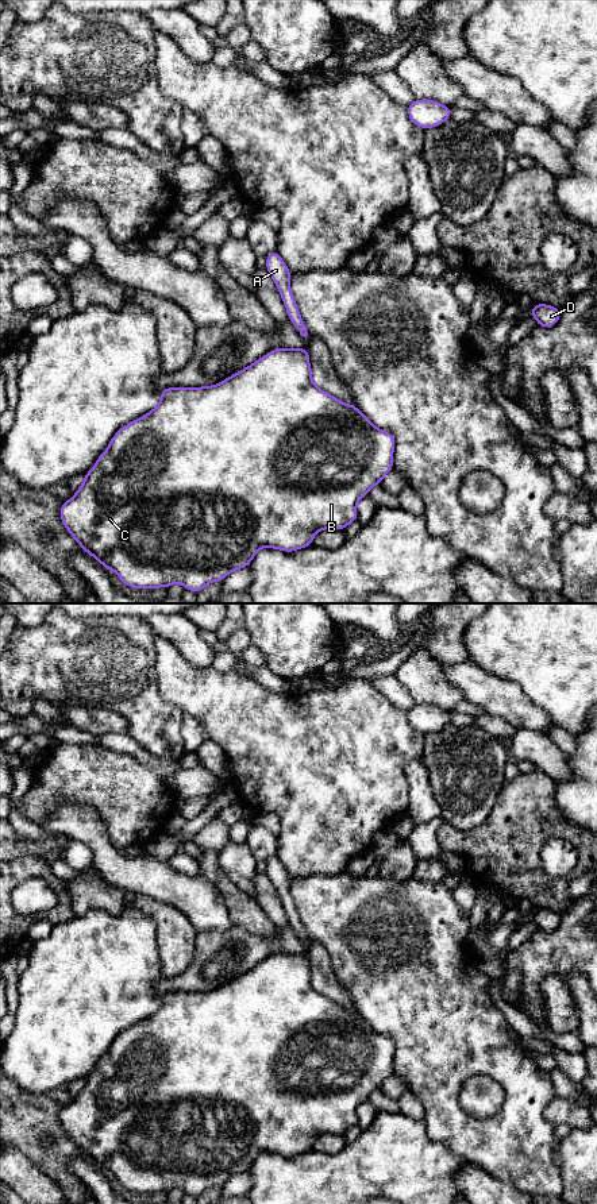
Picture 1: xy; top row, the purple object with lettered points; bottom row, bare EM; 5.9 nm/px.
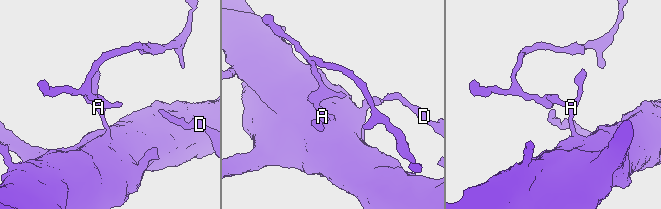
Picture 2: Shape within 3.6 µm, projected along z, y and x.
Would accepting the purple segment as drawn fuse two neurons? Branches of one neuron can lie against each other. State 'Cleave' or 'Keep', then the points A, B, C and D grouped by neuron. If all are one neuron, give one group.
Keep. Groups: A B C D

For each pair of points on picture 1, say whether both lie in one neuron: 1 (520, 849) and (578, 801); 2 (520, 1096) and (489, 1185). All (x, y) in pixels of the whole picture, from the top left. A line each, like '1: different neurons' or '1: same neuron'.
1: different neurons
2: different neurons

